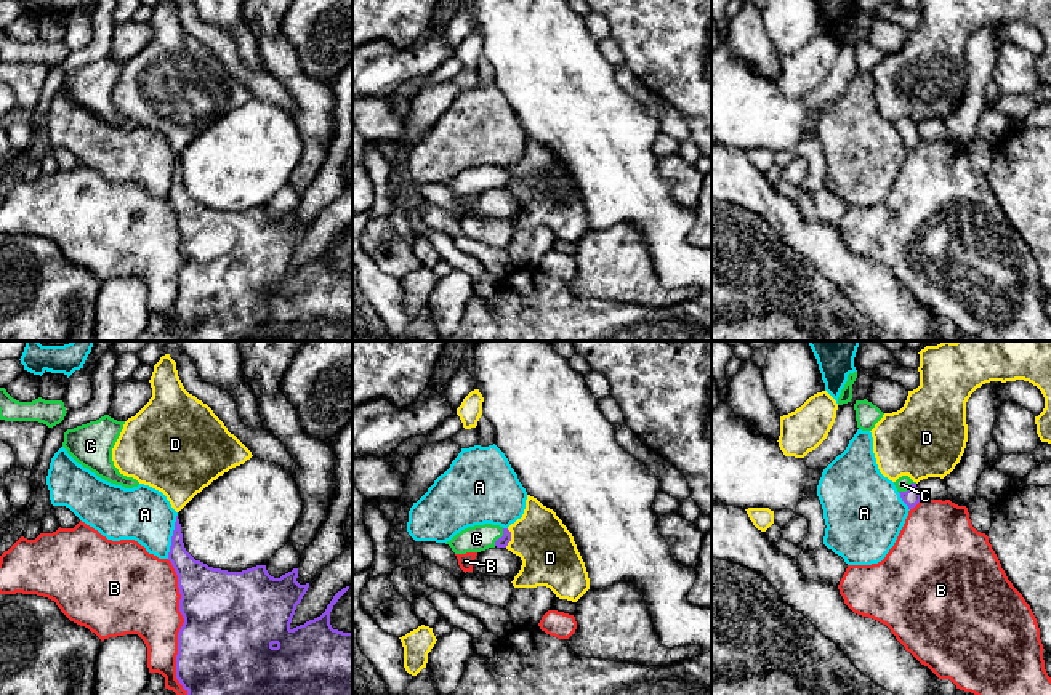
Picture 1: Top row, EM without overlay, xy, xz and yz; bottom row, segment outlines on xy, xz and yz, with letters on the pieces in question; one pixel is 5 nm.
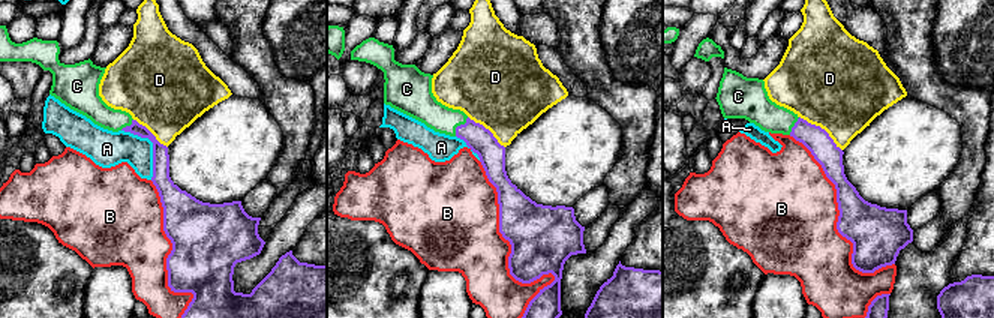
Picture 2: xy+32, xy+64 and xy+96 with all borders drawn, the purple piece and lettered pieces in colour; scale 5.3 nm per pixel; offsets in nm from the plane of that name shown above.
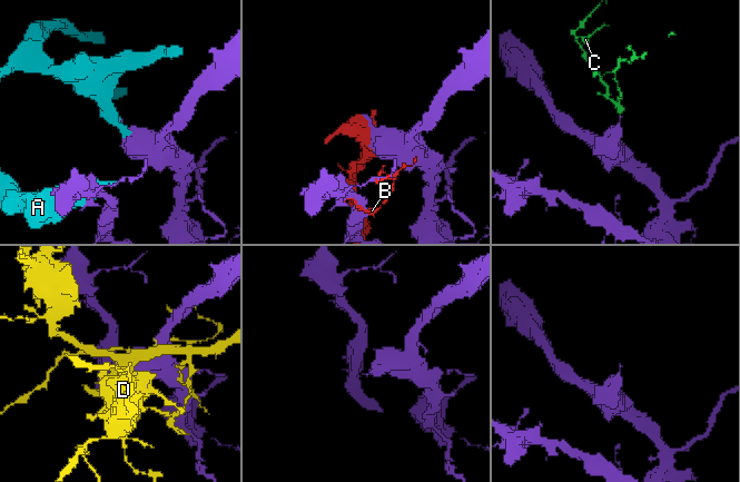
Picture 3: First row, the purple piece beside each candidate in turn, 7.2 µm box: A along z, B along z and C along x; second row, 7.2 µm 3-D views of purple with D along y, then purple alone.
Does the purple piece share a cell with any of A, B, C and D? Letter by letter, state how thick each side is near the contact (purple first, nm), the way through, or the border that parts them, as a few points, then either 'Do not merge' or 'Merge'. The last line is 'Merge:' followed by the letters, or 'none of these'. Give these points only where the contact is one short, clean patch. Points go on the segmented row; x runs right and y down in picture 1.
A: Thickness 190 nm (purple) against 280 nm. Do not merge
B: Thickness 480 nm (purple) against 380 nm. Do not merge
C: Thickness 90 nm (purple) against 80 nm. Path across: yz (912, 497), (909, 489), (902, 484). Merge
D: Thickness 50 nm (purple) against 280 nm. Do not merge
Merge: C

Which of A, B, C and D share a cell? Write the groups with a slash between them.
A / B / C / D

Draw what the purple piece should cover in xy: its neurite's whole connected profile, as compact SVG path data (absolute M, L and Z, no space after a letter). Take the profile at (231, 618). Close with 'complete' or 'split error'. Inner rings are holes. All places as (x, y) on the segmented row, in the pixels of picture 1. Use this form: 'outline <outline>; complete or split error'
outline M178 516L168 560L178 575L179 612L184 618L178 633L176 679L187 695L352 695L352 633L330 625L332 609L349 586L333 596L320 617L292 629L296 605L309 588L309 583L296 581L298 568L274 578L266 565L242 572L208 567L186 551Z; complete

